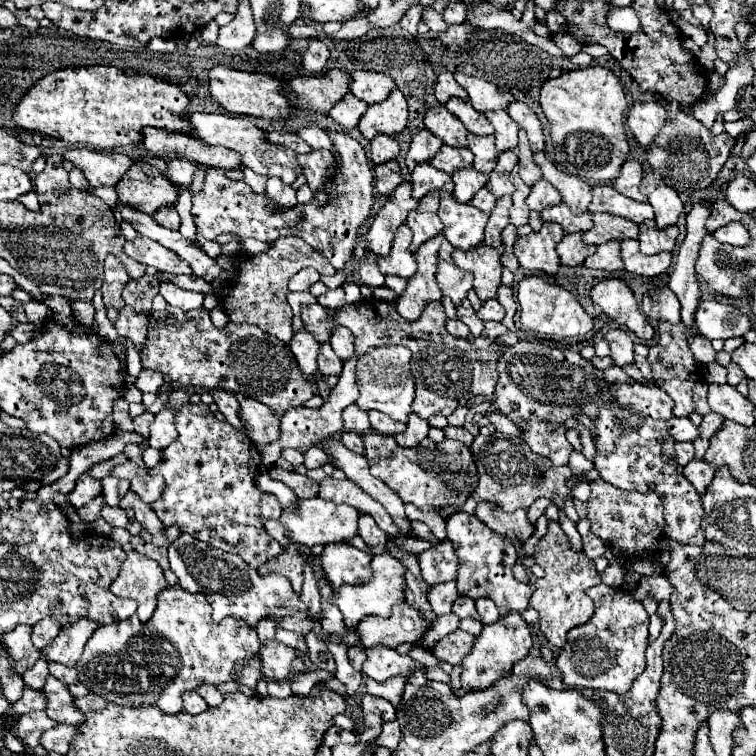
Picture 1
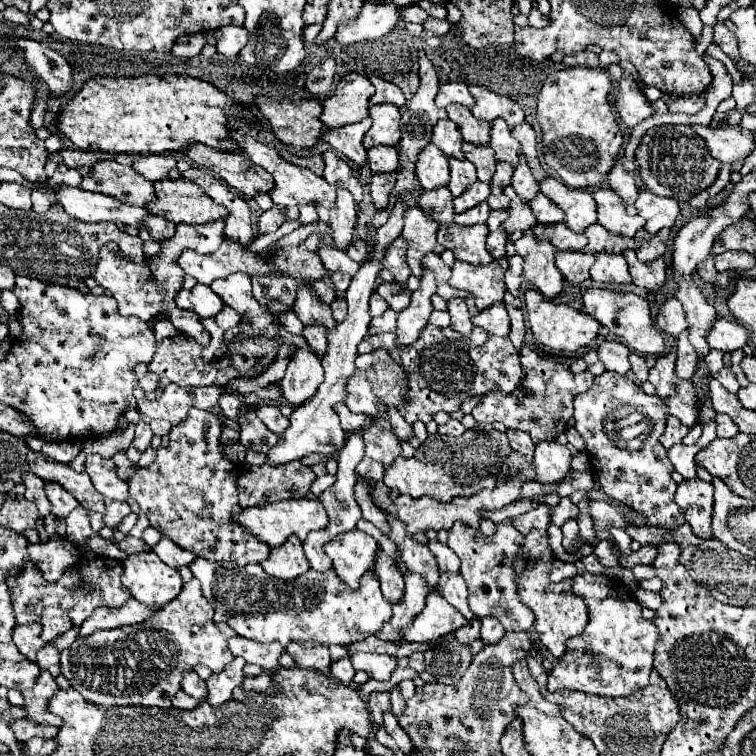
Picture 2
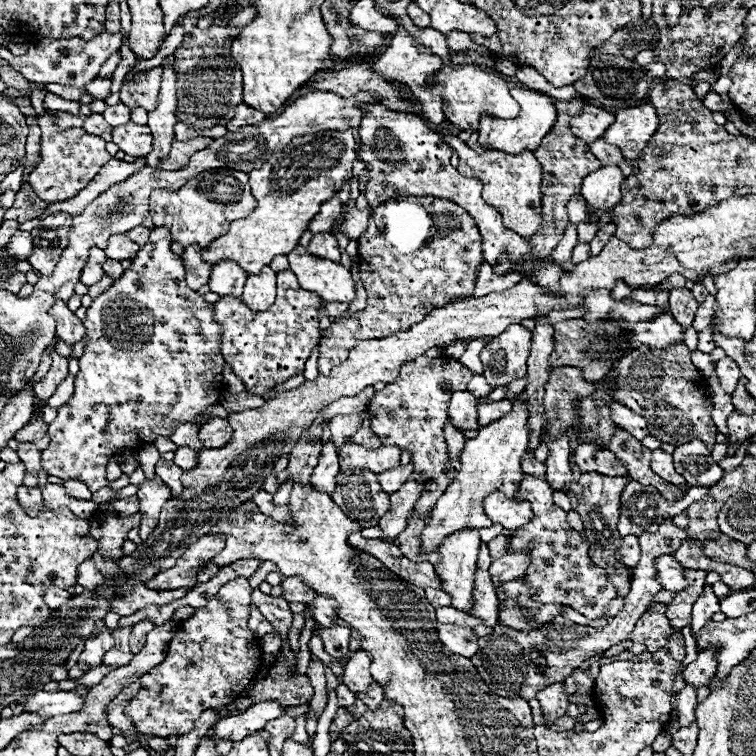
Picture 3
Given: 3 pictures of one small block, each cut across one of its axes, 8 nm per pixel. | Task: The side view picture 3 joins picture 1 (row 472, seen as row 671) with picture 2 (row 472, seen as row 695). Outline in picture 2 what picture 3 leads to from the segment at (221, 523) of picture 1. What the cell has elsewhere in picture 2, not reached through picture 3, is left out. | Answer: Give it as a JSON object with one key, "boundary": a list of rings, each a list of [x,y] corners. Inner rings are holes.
{"boundary":[[[192,408],[182,424],[162,436],[156,460],[146,468],[138,468],[136,476],[128,480],[130,498],[140,504],[150,526],[180,544],[180,548],[210,562],[232,560],[240,566],[258,564],[268,558],[270,546],[234,520],[234,514],[242,512],[236,486],[242,466],[224,456],[220,434],[220,420],[212,412]]]}

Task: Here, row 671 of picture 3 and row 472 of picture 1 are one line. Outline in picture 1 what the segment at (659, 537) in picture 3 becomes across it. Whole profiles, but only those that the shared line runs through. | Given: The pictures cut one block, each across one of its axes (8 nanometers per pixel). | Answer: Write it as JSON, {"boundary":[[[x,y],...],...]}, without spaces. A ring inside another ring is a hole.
{"boundary":[[[500,432],[492,436],[478,434],[470,450],[478,470],[478,488],[472,494],[474,500],[488,500],[498,504],[506,512],[514,512],[518,508],[530,508],[530,504],[538,496],[550,498],[556,504],[570,498],[572,488],[568,486],[568,480],[574,478],[570,466],[564,464],[556,468],[548,458],[534,454],[518,436],[506,436]]]}

